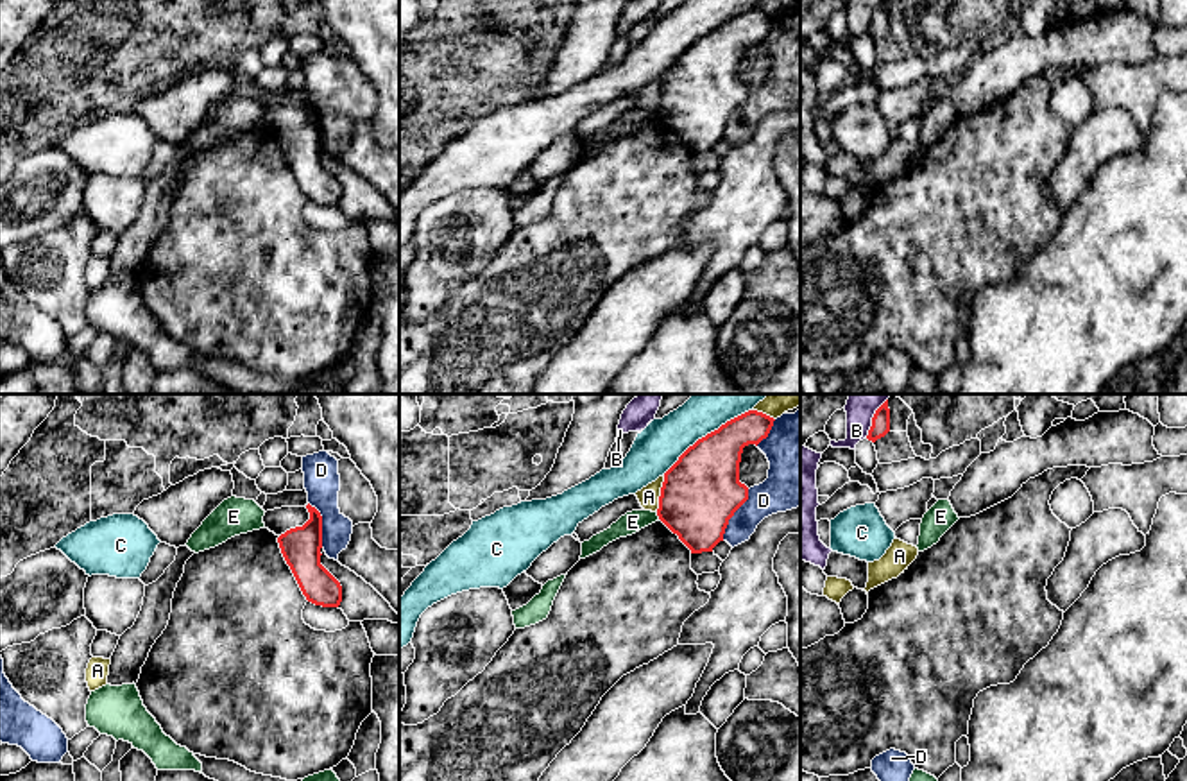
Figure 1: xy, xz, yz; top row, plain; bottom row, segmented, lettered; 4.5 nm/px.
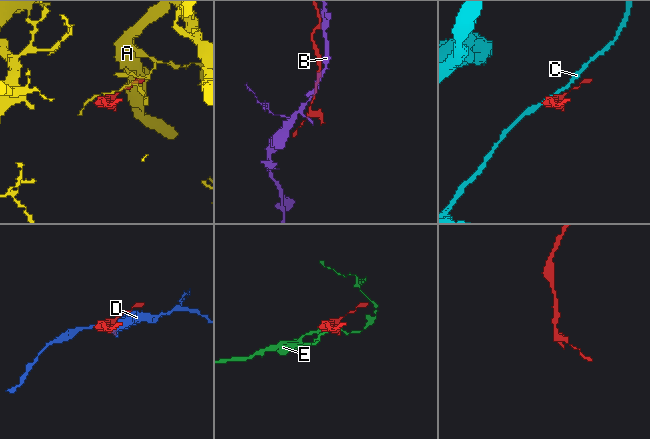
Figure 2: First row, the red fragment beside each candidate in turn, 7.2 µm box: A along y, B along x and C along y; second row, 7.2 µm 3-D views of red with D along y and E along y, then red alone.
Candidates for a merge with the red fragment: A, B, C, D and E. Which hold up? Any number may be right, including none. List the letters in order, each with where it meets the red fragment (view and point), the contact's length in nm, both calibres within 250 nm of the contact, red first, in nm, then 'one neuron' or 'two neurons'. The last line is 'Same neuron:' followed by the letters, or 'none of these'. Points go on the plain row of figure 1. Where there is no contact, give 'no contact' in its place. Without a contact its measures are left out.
A: contact xz (661, 92); length 170 nm; calibres 360 and 100 nm; two neurons
B: contact yz (872, 18); length 190 nm; calibres 80 and 120 nm; two neurons
C: contact xz (708, 33); length 500 nm; calibres 340 and 200 nm; two neurons
D: contact xz (733, 113); length 260 nm; calibres 360 and 180 nm; two neurons
E: contact xz (657, 113); length 40 nm; calibres 360 and 100 nm; two neurons
Same neuron: none of these

